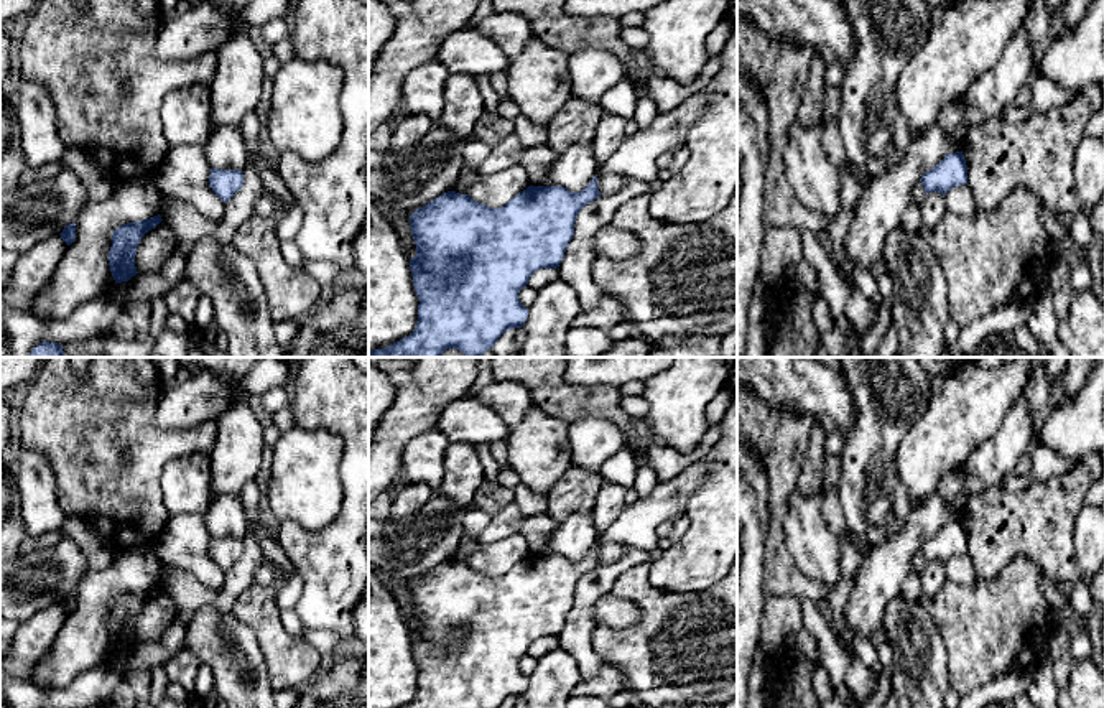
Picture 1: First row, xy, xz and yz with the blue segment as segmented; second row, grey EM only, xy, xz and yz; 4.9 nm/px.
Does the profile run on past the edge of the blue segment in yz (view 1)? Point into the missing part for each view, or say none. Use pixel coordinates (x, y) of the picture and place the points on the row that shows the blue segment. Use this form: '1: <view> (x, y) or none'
1: yz (918, 193)

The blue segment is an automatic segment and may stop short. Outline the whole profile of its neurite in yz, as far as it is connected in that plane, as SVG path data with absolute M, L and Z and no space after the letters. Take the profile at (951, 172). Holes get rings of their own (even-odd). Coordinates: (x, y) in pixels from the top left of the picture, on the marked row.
M963 151L948 153L936 166L926 171L911 191L911 203L918 204L928 193L943 196L961 184L967 184L967 165Z

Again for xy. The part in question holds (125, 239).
M155 216L138 222L127 222L112 232L112 247L109 250L109 267L115 283L128 282L135 277L135 255L141 237L161 222L161 216Z

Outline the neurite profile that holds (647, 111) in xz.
M643 87L637 92L637 109L632 120L637 123L638 128L647 128L656 115L656 102L652 99L648 89Z

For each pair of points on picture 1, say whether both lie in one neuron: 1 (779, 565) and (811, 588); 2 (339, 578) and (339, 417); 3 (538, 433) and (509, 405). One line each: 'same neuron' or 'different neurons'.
1: same neuron
2: same neuron
3: different neurons

